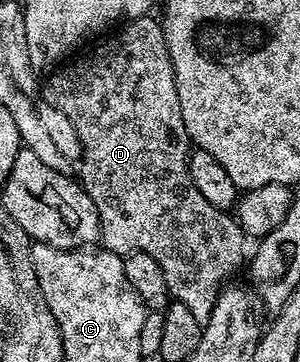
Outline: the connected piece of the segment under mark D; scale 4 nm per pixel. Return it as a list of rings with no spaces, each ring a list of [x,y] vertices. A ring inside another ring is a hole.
[[[154,16],[131,18],[122,28],[111,38],[103,37],[103,42],[87,54],[79,53],[73,60],[59,65],[47,82],[45,79],[40,94],[46,97],[45,105],[56,108],[75,125],[82,144],[76,174],[92,204],[96,204],[101,245],[123,256],[136,252],[152,256],[164,268],[171,299],[184,304],[198,322],[205,324],[212,316],[212,308],[216,308],[216,300],[233,279],[230,277],[237,272],[242,257],[243,262],[247,257],[248,235],[242,231],[237,217],[208,204],[200,196],[200,188],[192,184],[192,143],[184,128],[184,116],[180,116],[180,96],[176,92],[161,21]]]

